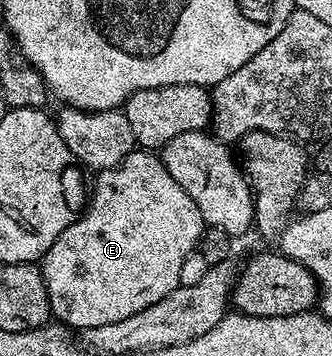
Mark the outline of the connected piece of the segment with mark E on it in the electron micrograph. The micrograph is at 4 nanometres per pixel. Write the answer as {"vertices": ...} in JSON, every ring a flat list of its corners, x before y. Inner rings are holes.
{"vertices":[[150,149,131,150,119,166,98,171,94,178,95,191,87,211,53,240,49,252,41,259,52,315,64,327,77,326,85,332,125,320,176,290,181,280,181,264,185,256,196,253,205,229,203,216,189,192,167,171,162,157]]}

